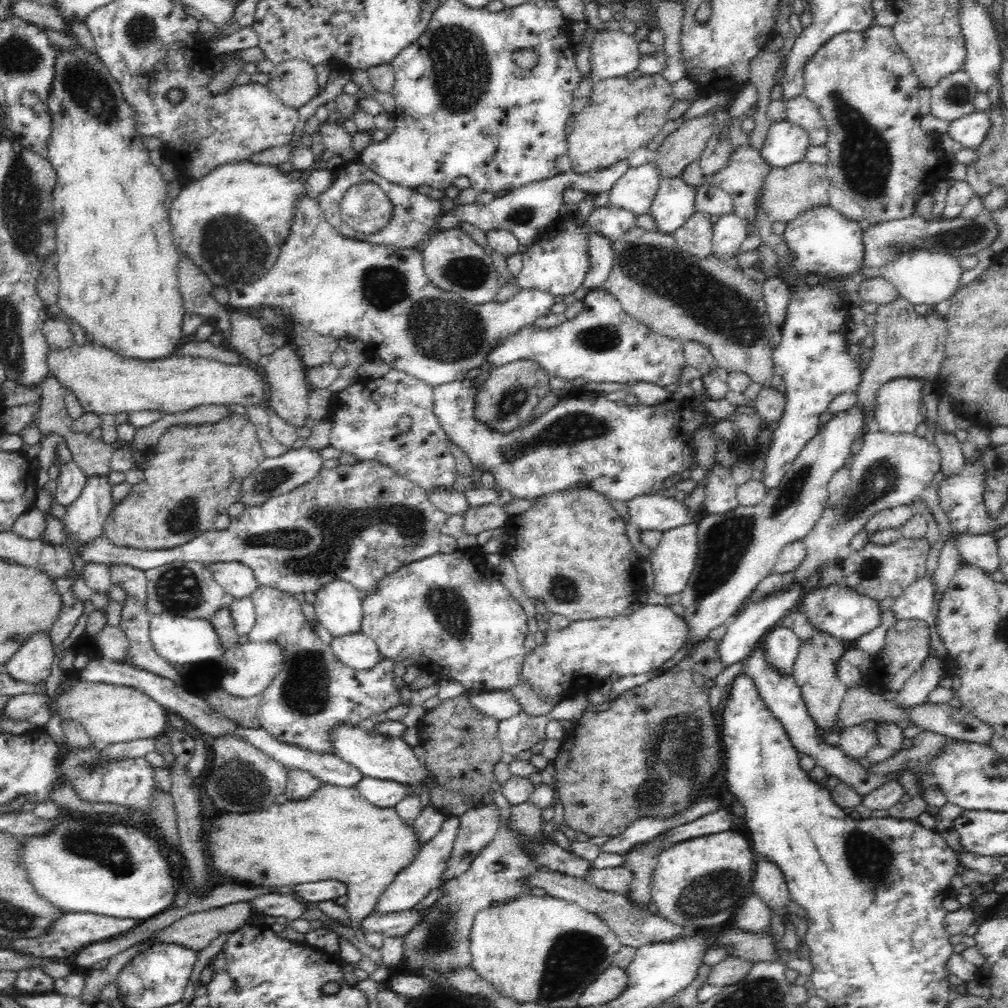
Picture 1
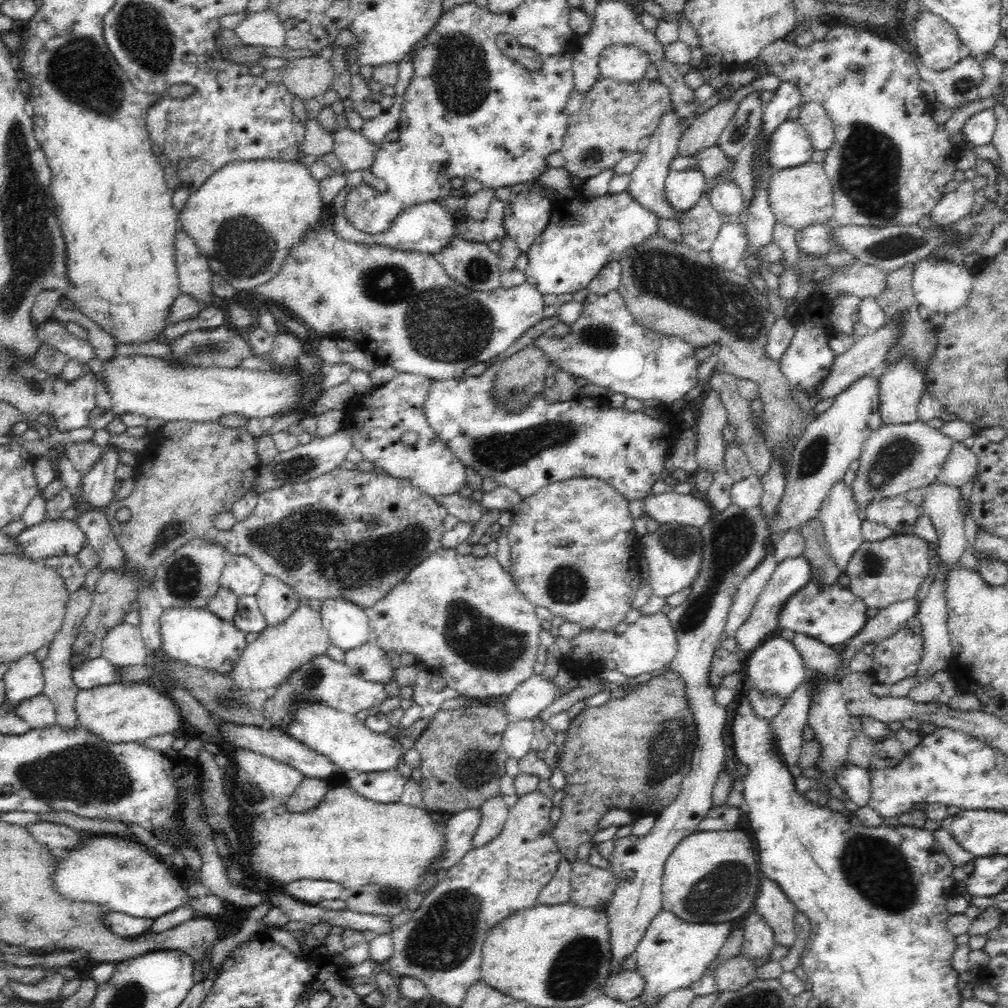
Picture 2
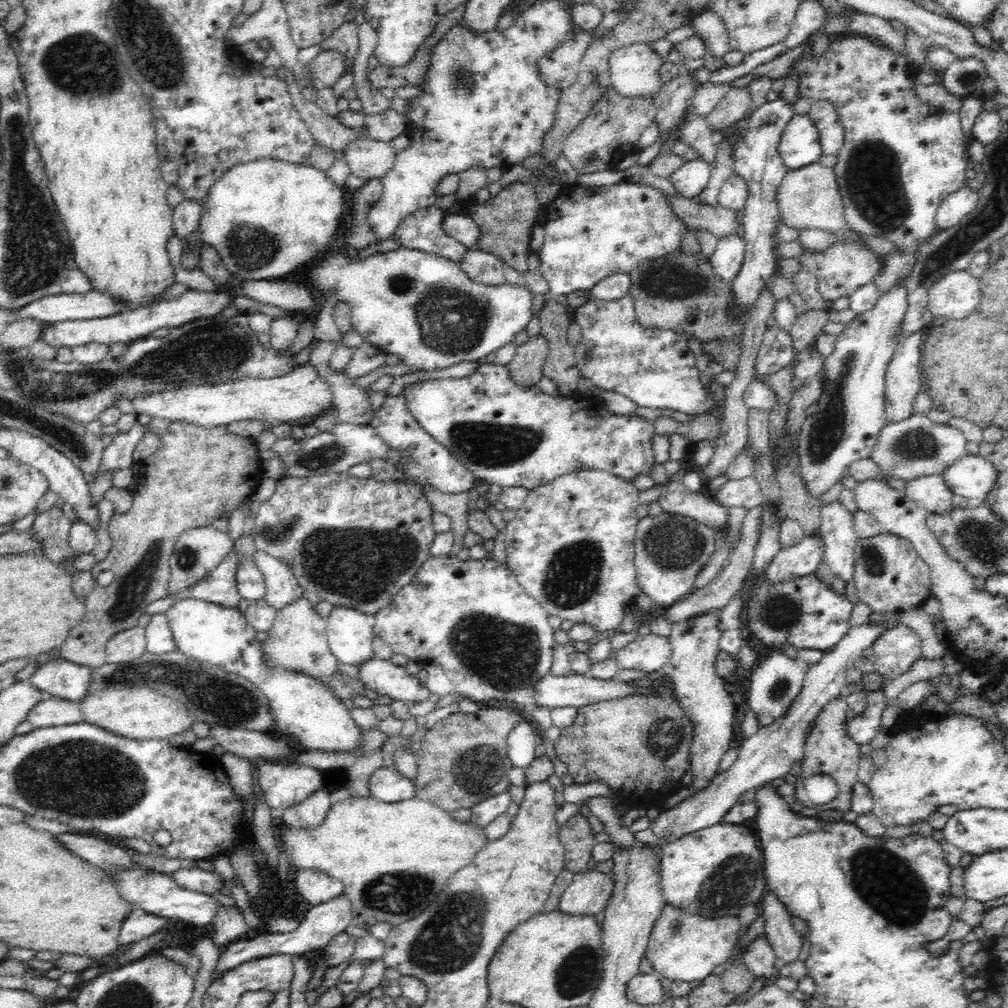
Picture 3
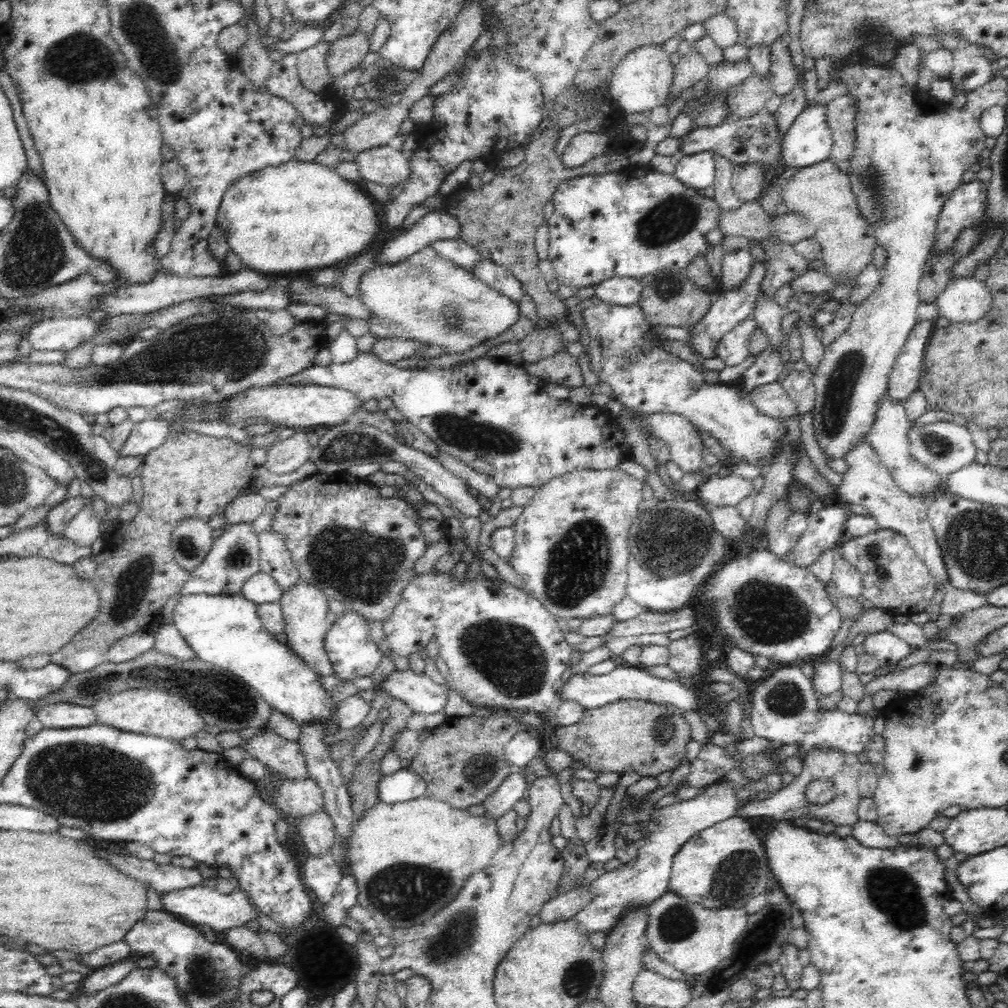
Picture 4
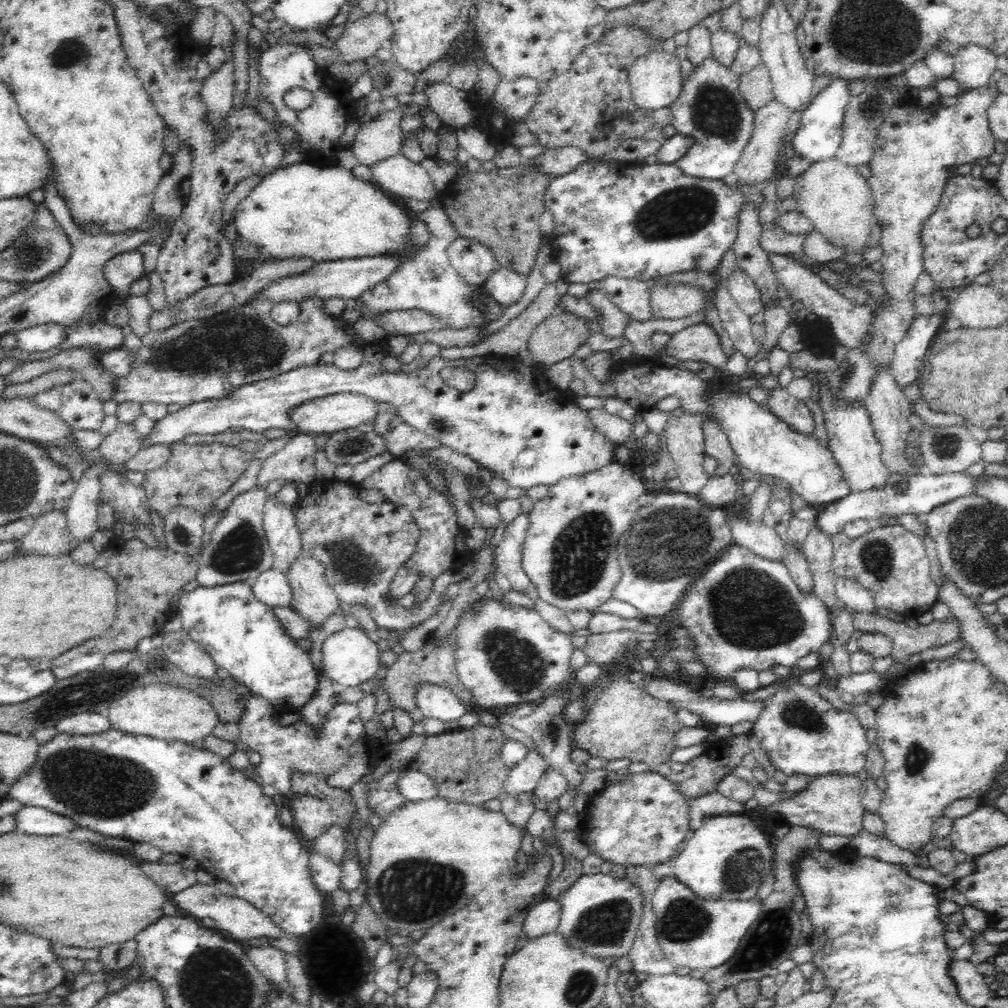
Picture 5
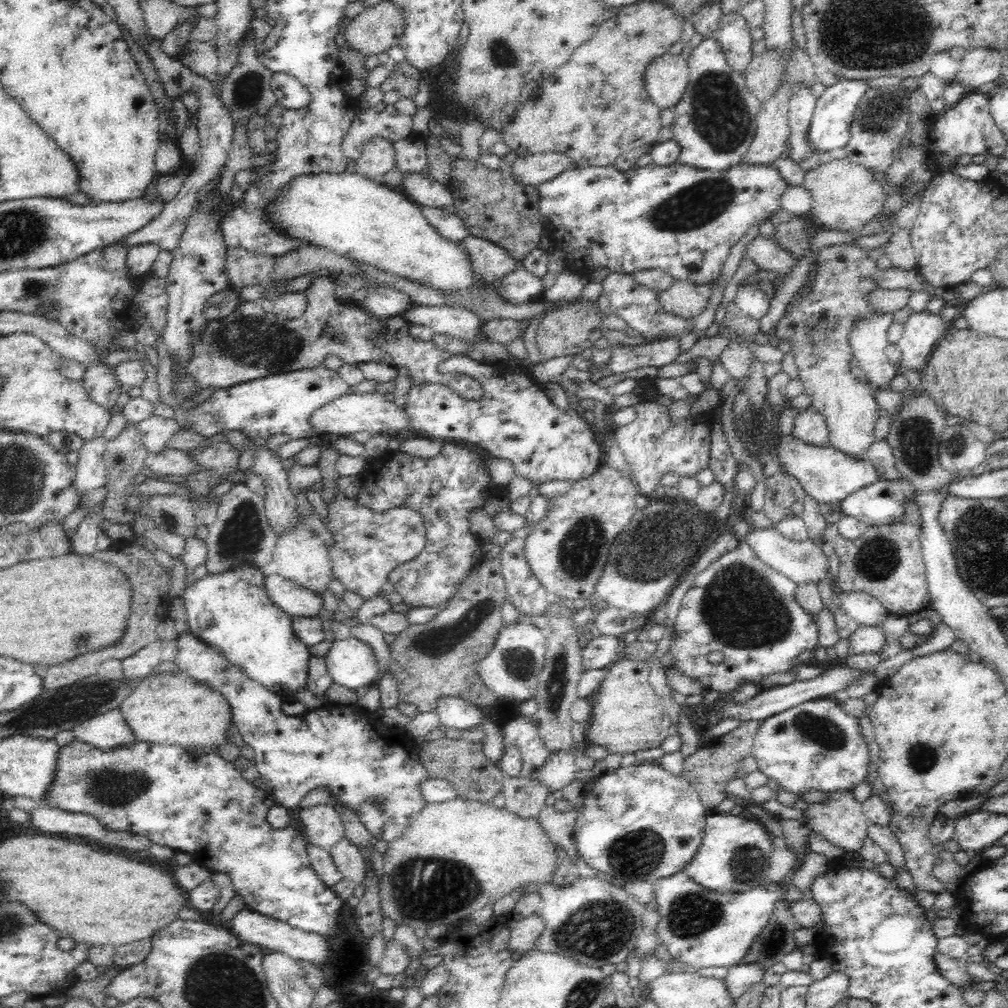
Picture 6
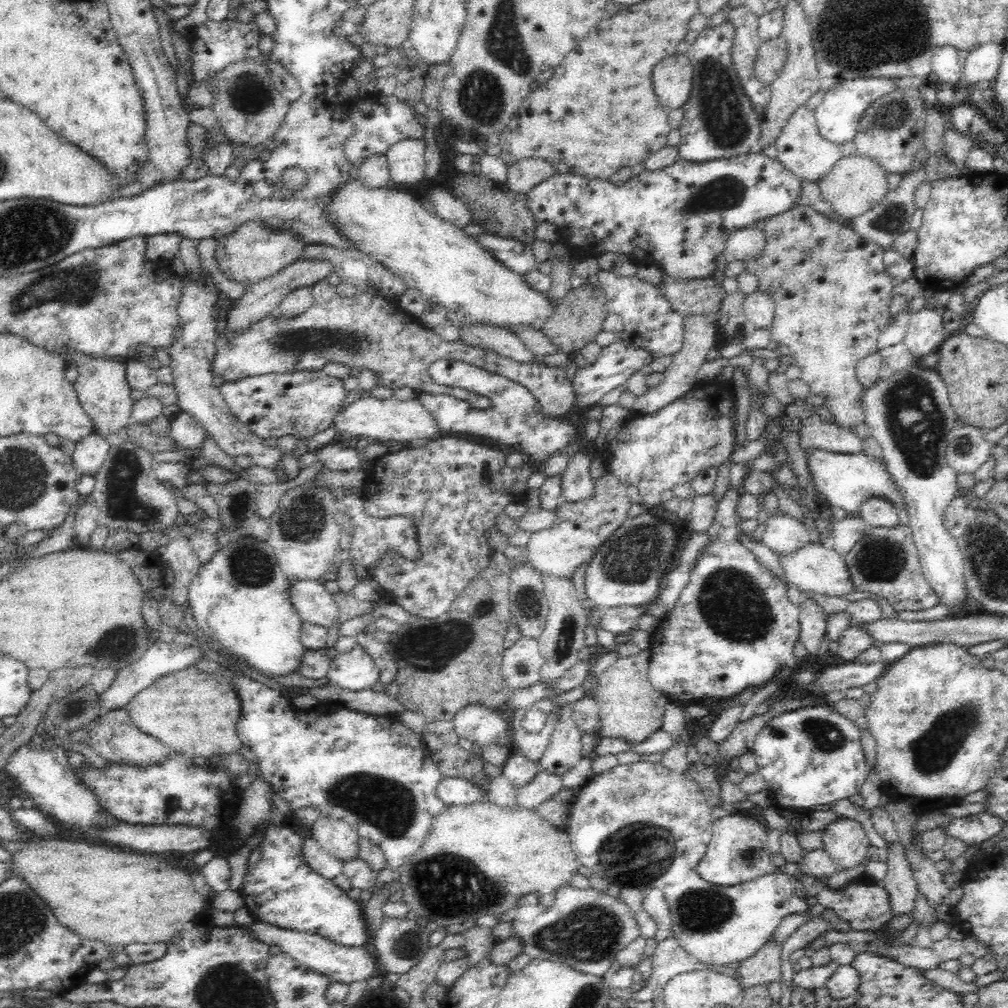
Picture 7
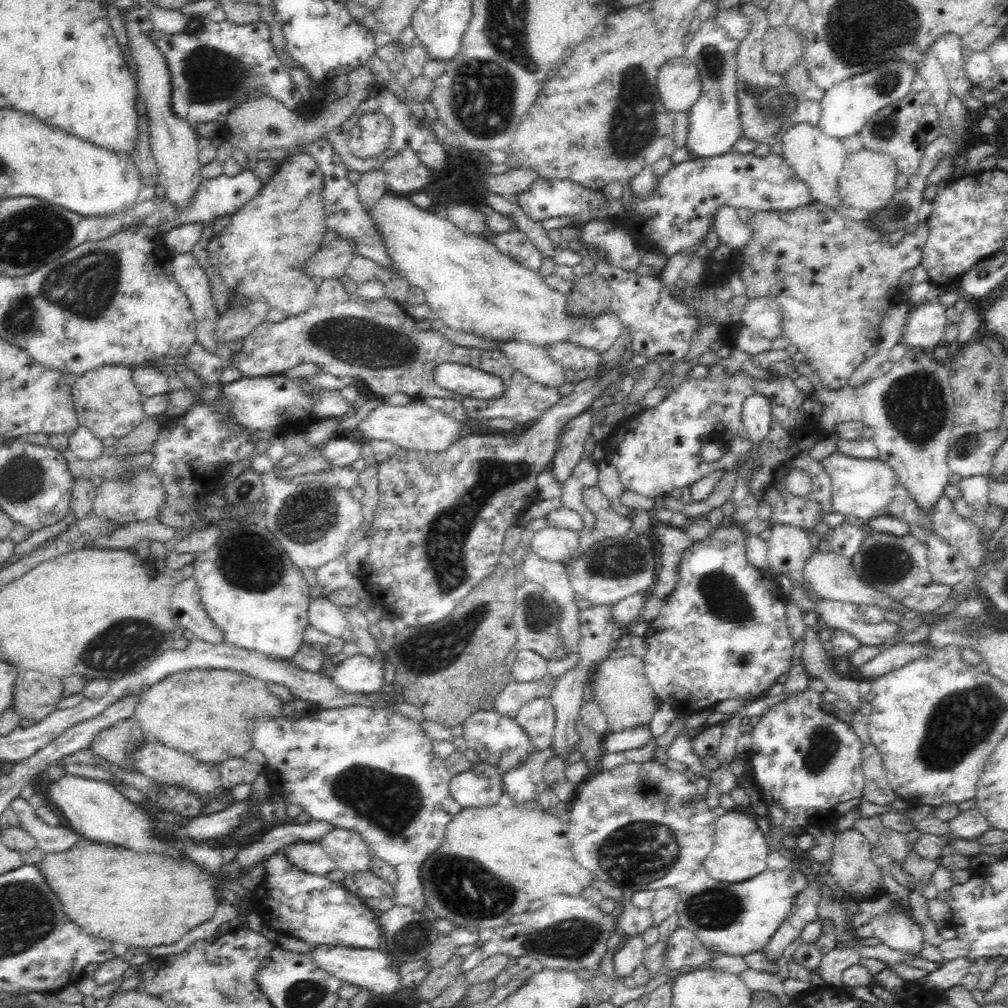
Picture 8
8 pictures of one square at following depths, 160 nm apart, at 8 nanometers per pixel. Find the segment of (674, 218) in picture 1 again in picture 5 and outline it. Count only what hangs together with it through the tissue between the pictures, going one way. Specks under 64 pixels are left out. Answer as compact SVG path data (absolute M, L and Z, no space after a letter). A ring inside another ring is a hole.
M710 54L693 68L680 96L669 106L676 132L693 138L688 152L676 162L686 176L720 180L742 156L754 130L755 110L746 104L739 85L739 76Z

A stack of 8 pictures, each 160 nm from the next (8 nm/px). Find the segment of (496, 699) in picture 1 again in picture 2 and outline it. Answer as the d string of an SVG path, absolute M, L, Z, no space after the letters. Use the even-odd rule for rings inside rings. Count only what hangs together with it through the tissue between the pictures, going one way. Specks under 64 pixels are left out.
M423 662L416 664L418 673L413 686L412 699L419 706L420 718L429 721L440 709L440 704L447 699L458 697L455 690L446 687L443 691L437 692L430 688L433 673L430 666ZM541 674L532 675L526 682L518 685L512 694L508 694L508 700L504 700L504 713L510 721L528 720L536 718L547 706L550 706L558 698L558 687L552 680L544 679Z

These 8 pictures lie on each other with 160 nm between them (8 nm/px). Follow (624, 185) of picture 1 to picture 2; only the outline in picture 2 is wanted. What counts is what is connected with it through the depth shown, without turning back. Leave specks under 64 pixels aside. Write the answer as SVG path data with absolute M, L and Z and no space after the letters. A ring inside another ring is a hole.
M670 107L660 119L656 130L649 136L649 145L642 153L642 160L638 166L630 172L629 185L626 189L644 208L656 213L660 218L671 218L672 220L680 220L685 212L676 211L674 207L670 207L670 201L666 199L665 180L668 176L672 159L676 156L678 142L684 130L683 125L679 123L680 118L675 109Z

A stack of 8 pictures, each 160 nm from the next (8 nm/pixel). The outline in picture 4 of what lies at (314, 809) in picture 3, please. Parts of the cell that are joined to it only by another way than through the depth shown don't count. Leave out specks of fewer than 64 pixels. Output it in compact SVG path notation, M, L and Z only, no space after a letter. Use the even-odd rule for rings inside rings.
M325 810L317 814L306 816L302 819L292 820L294 831L298 831L301 840L306 844L306 849L312 856L326 854L338 836L335 833L335 825L332 818Z

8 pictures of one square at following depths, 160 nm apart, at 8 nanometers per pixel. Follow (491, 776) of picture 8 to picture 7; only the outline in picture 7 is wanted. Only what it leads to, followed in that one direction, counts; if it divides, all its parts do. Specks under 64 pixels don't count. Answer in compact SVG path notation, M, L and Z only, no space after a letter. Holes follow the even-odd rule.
M443 777L437 787L437 796L446 806L473 804L487 800L487 792L483 788L458 777Z

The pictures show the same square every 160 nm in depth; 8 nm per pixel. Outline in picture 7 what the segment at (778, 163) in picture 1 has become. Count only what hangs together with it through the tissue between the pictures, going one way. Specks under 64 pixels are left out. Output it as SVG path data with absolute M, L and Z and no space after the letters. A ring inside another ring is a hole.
M888 77L855 78L824 93L822 102L815 110L820 136L837 145L852 141L858 132L859 122L866 108L886 94L895 92L897 90L896 79Z

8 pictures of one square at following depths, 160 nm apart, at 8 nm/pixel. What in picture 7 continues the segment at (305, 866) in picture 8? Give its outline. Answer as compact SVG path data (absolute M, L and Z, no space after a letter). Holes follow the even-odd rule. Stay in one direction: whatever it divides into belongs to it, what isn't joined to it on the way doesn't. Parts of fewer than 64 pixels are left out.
M314 837L304 839L301 849L303 860L312 872L317 872L320 876L330 880L342 872L344 863L320 847Z

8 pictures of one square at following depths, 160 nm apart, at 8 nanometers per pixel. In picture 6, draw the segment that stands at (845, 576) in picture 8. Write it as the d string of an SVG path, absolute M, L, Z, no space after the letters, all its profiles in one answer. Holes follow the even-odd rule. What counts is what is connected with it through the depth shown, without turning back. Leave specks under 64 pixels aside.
M773 526L770 528L754 528L742 539L758 555L758 558L768 564L774 571L785 574L797 585L814 582L816 585L820 580L826 580L830 571L828 557L822 551L822 546L808 539L802 542L788 540L781 532Z

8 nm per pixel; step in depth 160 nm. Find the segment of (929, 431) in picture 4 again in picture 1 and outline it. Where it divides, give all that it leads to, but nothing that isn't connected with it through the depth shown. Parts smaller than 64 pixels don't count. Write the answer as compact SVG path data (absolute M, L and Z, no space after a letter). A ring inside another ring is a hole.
M870 432L865 434L863 439L861 450L849 461L851 482L846 496L840 504L827 506L814 528L803 538L806 558L802 565L794 572L768 575L749 595L750 600L746 602L746 606L788 585L798 583L803 588L805 582L820 568L825 568L826 564L837 563L838 553L848 547L850 540L865 528L872 515L885 508L910 505L914 500L923 497L922 490L928 487L936 473L940 472L940 449L936 443L928 442L915 433L908 435Z

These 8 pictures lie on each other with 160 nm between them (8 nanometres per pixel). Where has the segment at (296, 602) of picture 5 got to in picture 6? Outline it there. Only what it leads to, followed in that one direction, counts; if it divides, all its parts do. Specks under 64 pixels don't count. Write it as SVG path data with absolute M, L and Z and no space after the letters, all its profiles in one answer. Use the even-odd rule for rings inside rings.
M304 524L289 528L277 538L273 556L273 562L278 565L277 573L286 580L294 581L299 587L310 589L320 595L328 589L328 583L333 578L328 546L322 543L318 533L306 529Z

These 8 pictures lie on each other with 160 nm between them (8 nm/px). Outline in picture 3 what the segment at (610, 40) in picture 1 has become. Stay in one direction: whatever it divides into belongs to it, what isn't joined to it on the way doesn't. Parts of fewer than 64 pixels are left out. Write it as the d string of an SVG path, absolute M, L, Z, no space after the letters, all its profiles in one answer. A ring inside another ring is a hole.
M636 43L614 50L608 60L610 65L611 86L622 96L655 96L663 83L660 81L660 67L664 60L650 45Z

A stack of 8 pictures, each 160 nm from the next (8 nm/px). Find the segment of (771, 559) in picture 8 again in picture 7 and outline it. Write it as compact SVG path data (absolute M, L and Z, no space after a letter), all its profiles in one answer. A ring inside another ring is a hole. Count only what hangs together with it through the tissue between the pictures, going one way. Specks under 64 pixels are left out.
M787 514L770 516L765 523L762 542L778 556L796 552L810 544L810 532L804 523Z

